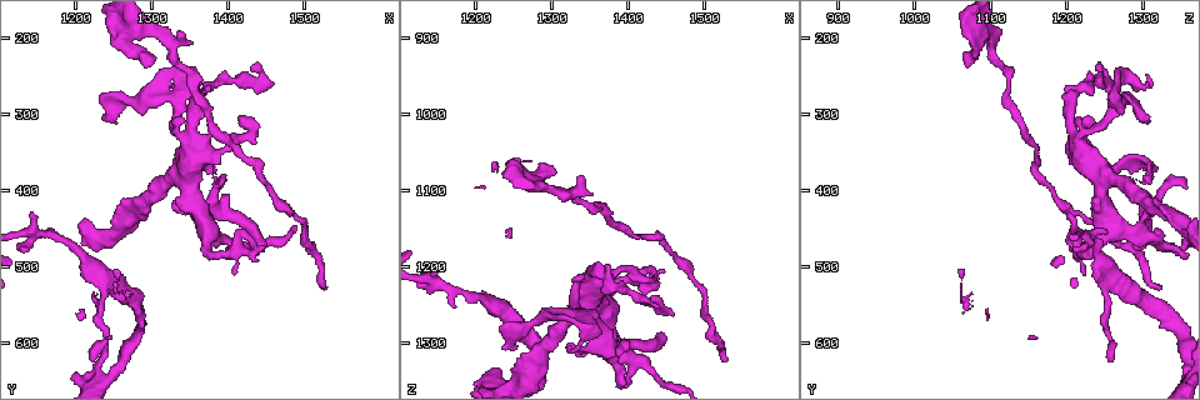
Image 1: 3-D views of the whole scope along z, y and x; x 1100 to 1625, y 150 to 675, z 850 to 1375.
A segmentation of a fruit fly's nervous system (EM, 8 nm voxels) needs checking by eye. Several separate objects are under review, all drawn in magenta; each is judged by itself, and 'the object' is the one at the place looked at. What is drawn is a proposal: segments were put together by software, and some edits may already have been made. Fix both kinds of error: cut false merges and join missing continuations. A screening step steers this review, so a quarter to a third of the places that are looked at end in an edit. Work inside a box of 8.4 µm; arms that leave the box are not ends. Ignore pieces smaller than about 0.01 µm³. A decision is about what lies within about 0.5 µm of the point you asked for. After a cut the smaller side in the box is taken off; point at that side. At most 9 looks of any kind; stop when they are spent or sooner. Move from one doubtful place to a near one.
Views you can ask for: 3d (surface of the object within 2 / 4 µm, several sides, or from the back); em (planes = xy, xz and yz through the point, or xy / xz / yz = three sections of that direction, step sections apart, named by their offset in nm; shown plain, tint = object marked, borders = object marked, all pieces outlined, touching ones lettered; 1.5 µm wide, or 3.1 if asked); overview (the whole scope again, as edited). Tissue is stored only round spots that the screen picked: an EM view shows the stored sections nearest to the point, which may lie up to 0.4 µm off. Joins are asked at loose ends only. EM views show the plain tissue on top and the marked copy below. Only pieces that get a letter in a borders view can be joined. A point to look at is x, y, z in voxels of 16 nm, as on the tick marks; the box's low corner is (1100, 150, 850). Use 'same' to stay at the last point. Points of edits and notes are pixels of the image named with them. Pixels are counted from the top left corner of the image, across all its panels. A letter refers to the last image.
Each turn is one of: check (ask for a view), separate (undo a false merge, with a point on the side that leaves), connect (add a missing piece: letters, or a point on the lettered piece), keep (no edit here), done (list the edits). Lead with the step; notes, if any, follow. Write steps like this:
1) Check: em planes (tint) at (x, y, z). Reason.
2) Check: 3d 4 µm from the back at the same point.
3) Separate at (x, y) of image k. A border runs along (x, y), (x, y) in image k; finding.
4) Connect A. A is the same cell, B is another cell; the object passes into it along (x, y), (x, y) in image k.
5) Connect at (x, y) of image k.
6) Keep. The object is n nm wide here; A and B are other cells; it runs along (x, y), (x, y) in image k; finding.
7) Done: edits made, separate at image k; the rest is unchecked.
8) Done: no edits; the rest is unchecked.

Check: em planes (borders) at (1235, 305, 1305). Branch stops here.

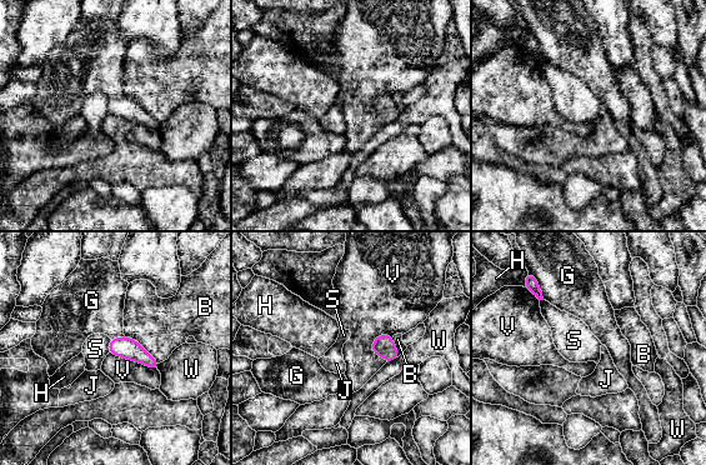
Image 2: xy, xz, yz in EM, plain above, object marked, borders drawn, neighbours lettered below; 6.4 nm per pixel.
Keep. The longest contact is with V, 340 nm; B, G, H, J, S, V and W are other cells; none of them fits.

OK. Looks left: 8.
Check: em xz step 8 (tint) at (1335, 290, 1260). Three-way junction.

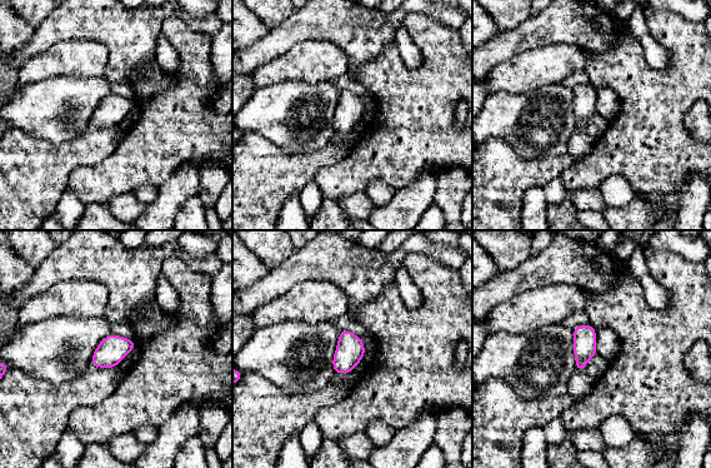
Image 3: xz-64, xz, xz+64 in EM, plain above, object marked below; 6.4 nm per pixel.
Check: em planes (tint) at the same point.

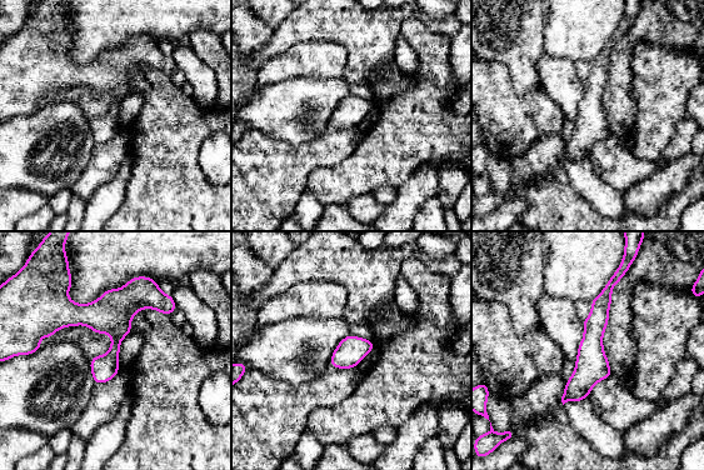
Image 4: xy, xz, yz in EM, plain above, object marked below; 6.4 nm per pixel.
Check: em planes (borders) at the same point.

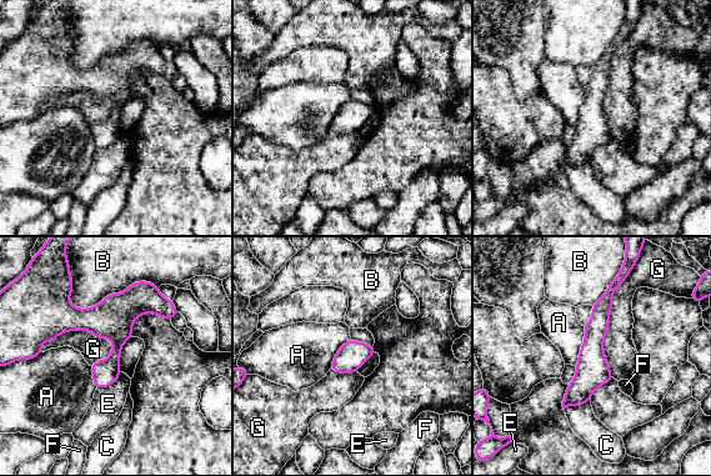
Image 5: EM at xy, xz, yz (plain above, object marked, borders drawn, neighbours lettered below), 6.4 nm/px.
Keep. A, B, C, E, F and G are other cells; a border runs along (113, 341), (69, 330), (40, 350) in image 5; one cell here.

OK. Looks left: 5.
Check: 3d 2 µm from the back at (1295, 235, 1070). Branch stops here.

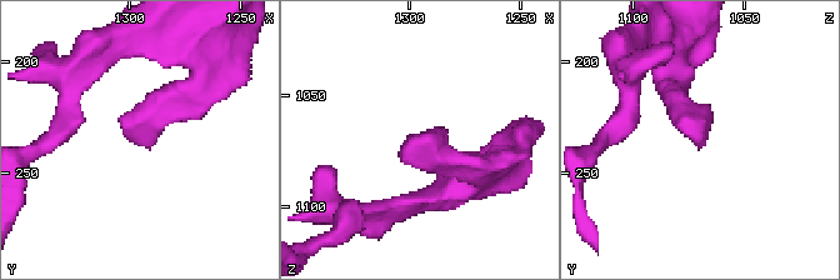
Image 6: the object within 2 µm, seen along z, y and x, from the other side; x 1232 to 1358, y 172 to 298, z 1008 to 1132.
Check: em planes (borders) at (1293, 238, 1070).

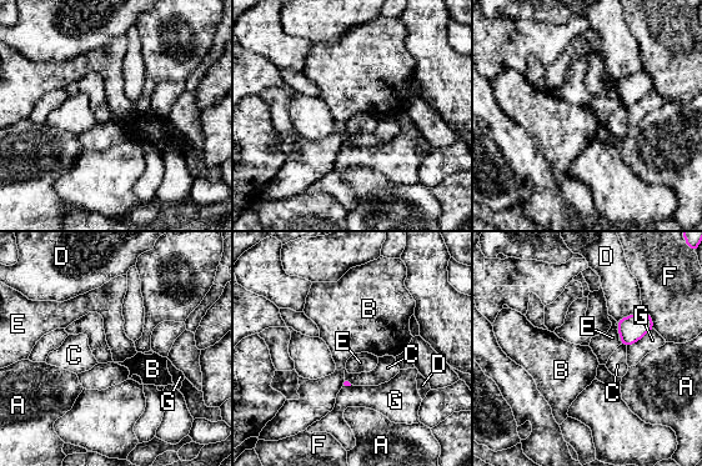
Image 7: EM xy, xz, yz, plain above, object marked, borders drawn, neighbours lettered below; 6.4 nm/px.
Keep. A, B, C, D, E, F and G are other cells; a border runs along (621, 344), (626, 347) in image 7; none of them fits.

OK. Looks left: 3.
Check: em xz step 8 (tint) at (1220, 625, 1255). Thin end.

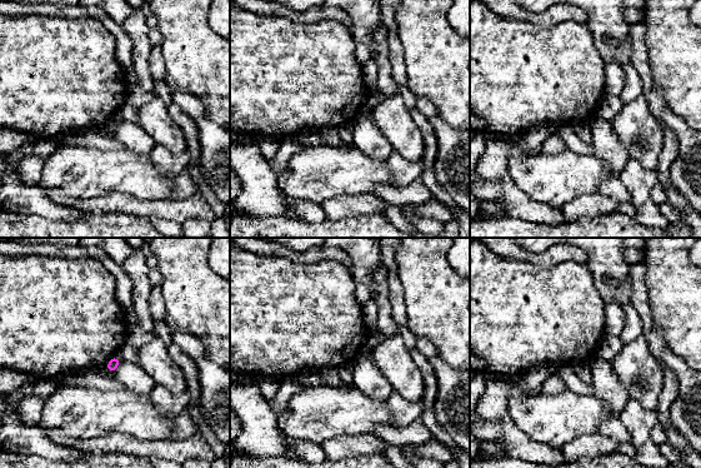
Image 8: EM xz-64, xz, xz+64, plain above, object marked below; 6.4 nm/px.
Check: em planes (borders) at the same point. Cut it another way.

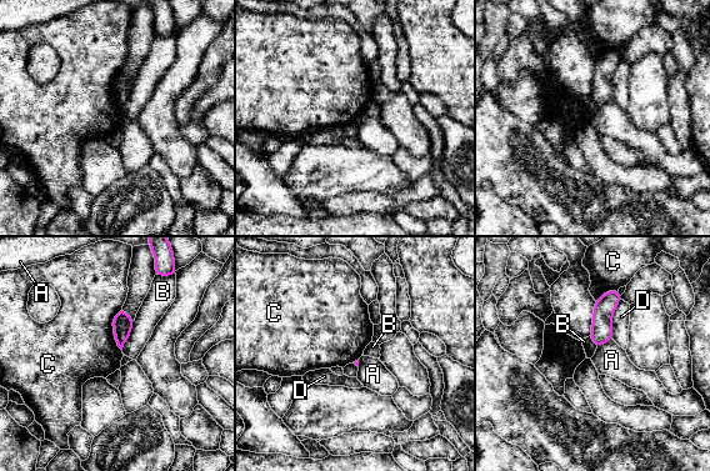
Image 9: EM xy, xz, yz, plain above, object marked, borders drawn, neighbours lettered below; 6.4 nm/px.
Keep. A, B, C and D are other cells; a border runs along (121, 306), (113, 319), (121, 350) in image 9; none of them fits.

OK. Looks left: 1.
Done: no edits; the rest is unchecked.

